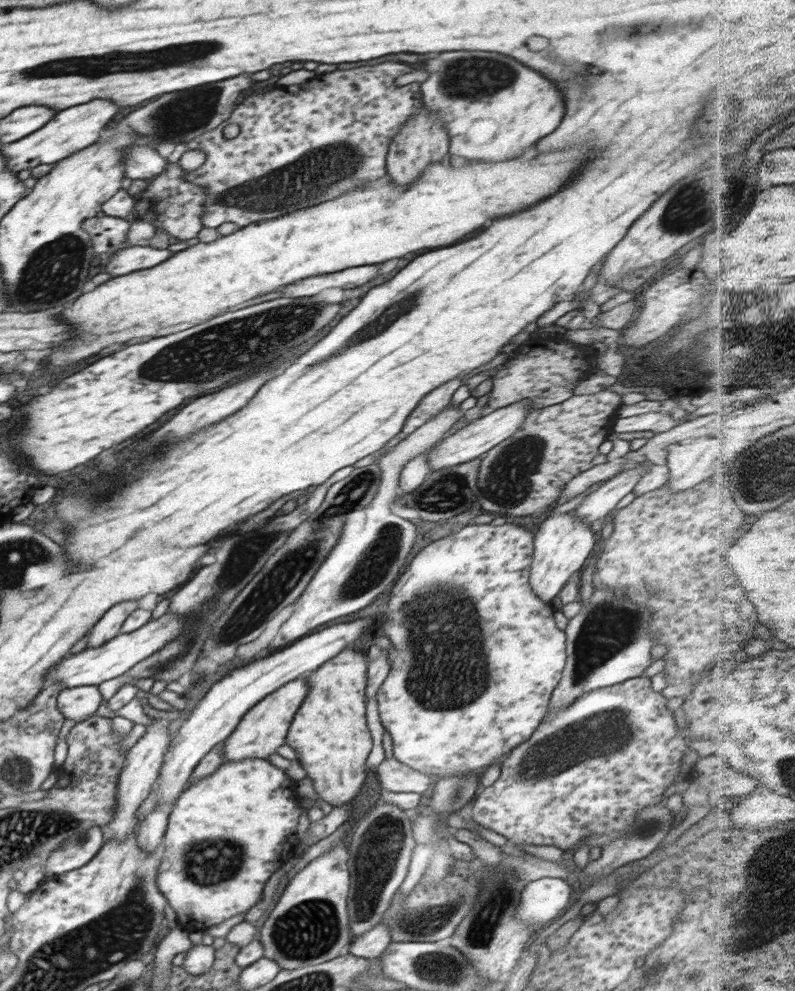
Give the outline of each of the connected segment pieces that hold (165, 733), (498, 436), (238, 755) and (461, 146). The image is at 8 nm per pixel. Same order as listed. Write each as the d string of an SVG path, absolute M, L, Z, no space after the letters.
M156 719L152 724L146 726L144 736L125 754L124 765L121 774L118 775L114 819L106 825L106 830L112 830L111 839L121 841L126 839L130 833L135 832L138 824L138 808L142 806L142 802L148 798L152 788L154 788L154 784L160 775L160 768L164 763L164 756L174 734L168 730L168 722Z
M520 400L516 404L498 408L498 410L482 414L478 419L468 422L464 428L457 430L454 434L442 438L432 449L429 451L428 462L432 471L437 471L446 467L453 467L457 464L471 461L482 457L485 452L489 452L497 444L503 440L510 438L530 415L530 401Z
M303 676L278 688L250 708L224 743L224 761L234 763L246 759L268 759L276 753L285 745L291 722L308 694L308 689L306 676Z
M444 52L424 62L424 70L430 72L430 80L422 83L424 106L442 115L449 132L449 156L456 154L468 160L502 162L520 156L528 146L538 142L556 130L564 116L564 102L560 92L540 72L534 72L514 58L500 56L496 52Z

